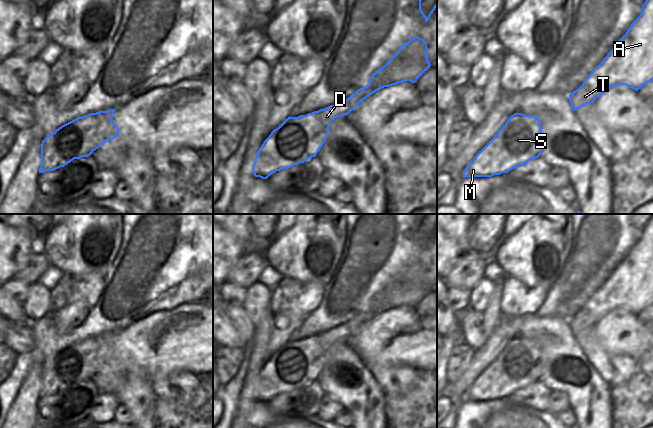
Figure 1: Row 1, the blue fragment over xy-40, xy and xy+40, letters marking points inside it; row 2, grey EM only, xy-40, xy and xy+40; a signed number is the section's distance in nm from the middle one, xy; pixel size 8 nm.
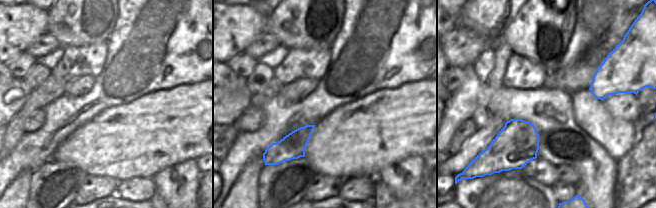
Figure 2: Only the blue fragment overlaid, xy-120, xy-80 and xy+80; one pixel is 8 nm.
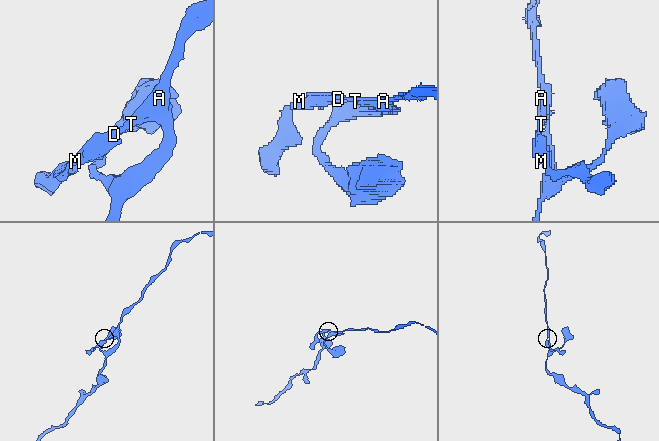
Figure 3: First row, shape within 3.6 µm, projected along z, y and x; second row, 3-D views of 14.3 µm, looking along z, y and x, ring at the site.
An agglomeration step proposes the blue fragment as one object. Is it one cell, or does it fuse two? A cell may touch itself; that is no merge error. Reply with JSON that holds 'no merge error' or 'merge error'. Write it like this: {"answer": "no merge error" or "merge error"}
{"answer": "no merge error"}

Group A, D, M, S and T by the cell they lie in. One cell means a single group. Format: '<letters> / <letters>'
A D M S T

